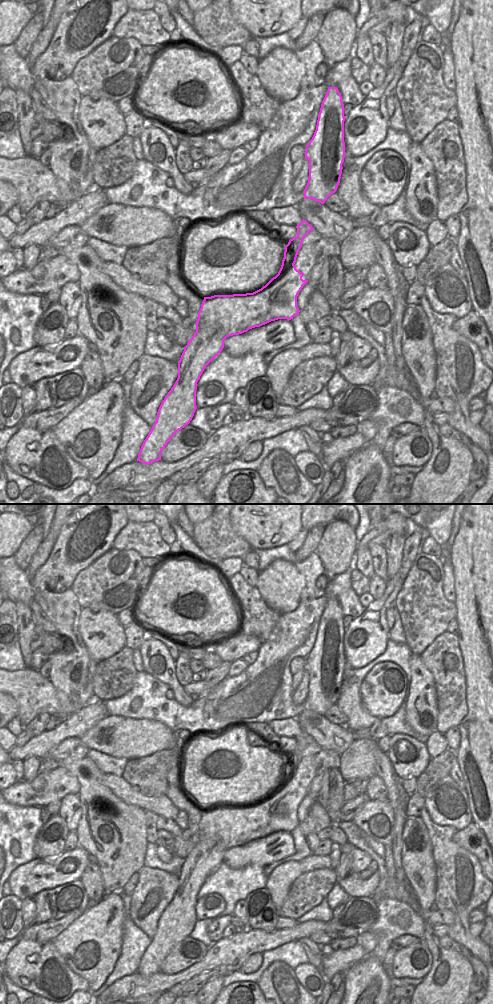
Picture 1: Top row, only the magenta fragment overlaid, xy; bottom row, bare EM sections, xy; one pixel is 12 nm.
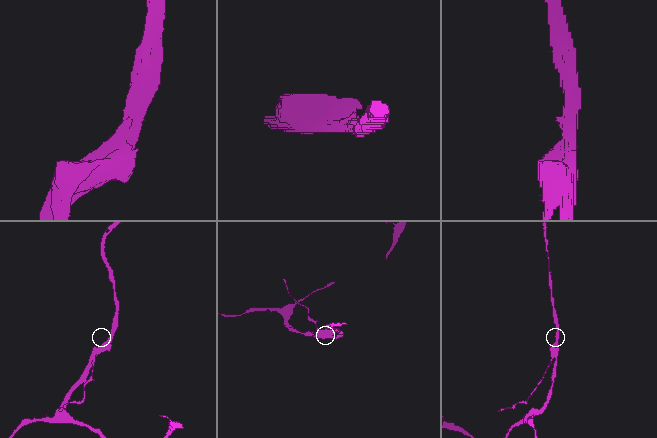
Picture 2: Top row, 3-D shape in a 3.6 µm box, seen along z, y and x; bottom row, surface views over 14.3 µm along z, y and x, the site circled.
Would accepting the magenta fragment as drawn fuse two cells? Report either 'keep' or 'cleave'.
cleave

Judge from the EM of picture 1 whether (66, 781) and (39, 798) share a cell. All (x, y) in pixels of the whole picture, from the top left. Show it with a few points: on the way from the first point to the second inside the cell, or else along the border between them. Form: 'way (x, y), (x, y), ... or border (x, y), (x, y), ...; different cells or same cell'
way (59, 782), (46, 791); same cell

